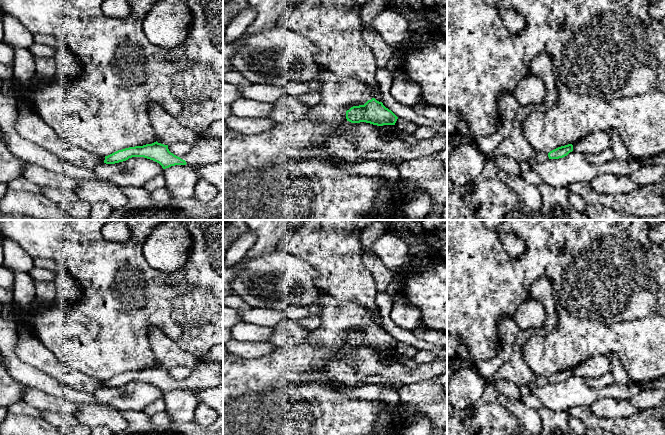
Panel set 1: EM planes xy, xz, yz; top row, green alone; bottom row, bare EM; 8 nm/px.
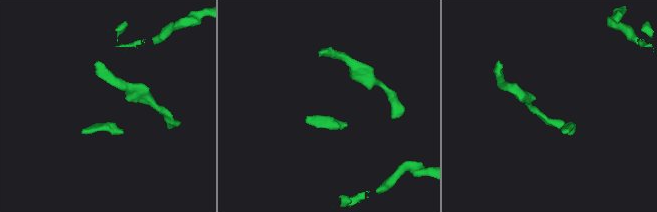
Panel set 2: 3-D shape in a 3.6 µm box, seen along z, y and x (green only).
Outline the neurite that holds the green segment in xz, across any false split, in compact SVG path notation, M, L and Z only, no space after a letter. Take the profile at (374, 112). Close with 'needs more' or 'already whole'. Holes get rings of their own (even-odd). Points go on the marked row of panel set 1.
M375 98L364 105L353 106L346 111L346 119L351 123L366 122L377 126L395 125L398 117L382 102Z; already whole

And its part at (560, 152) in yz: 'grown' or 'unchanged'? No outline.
unchanged

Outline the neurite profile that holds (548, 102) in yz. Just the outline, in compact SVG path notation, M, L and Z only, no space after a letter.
M547 53L538 54L530 64L530 72L540 78L546 88L546 96L541 109L548 109L555 105L558 95L556 92L554 63L551 56Z

